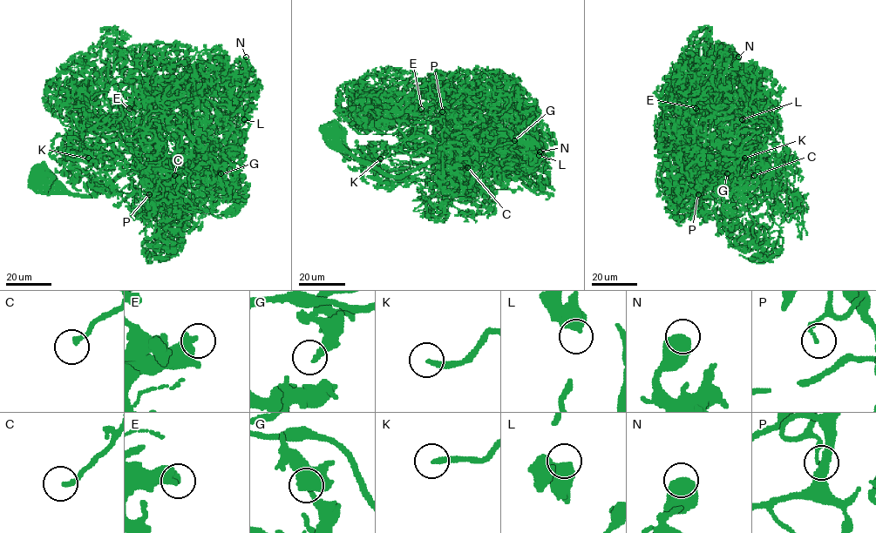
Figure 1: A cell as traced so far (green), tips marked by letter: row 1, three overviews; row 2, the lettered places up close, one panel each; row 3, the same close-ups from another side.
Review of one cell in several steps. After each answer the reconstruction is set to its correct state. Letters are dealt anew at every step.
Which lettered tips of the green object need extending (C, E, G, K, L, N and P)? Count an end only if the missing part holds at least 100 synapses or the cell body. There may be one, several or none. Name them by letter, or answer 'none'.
C, K

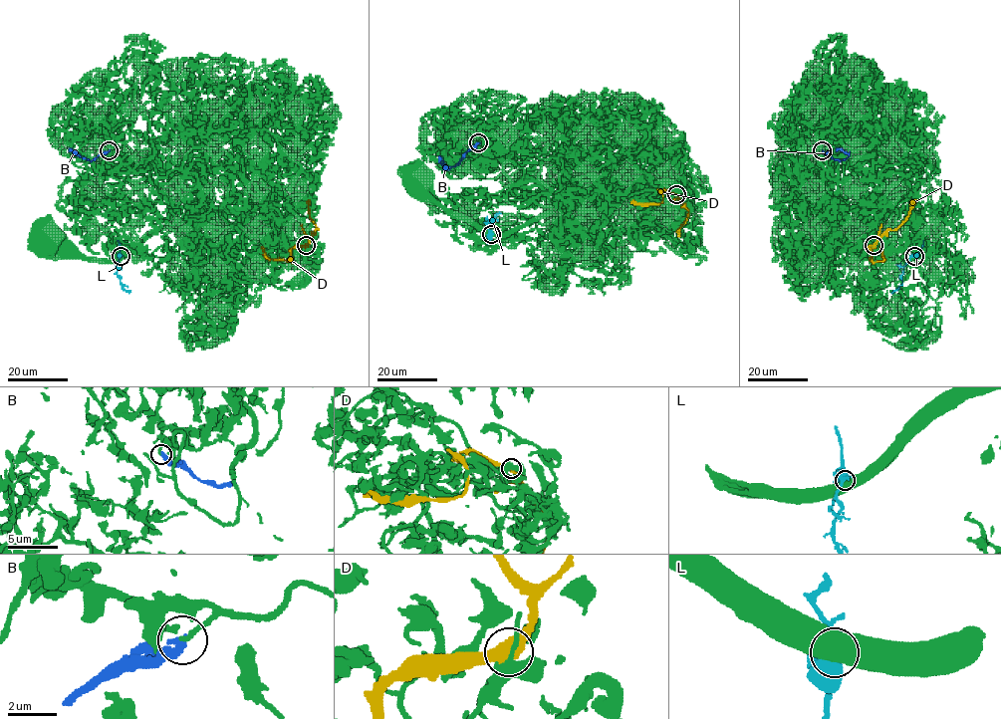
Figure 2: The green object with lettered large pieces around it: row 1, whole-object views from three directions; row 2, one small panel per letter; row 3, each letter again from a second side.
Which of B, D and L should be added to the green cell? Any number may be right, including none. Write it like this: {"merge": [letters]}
{"merge": []}

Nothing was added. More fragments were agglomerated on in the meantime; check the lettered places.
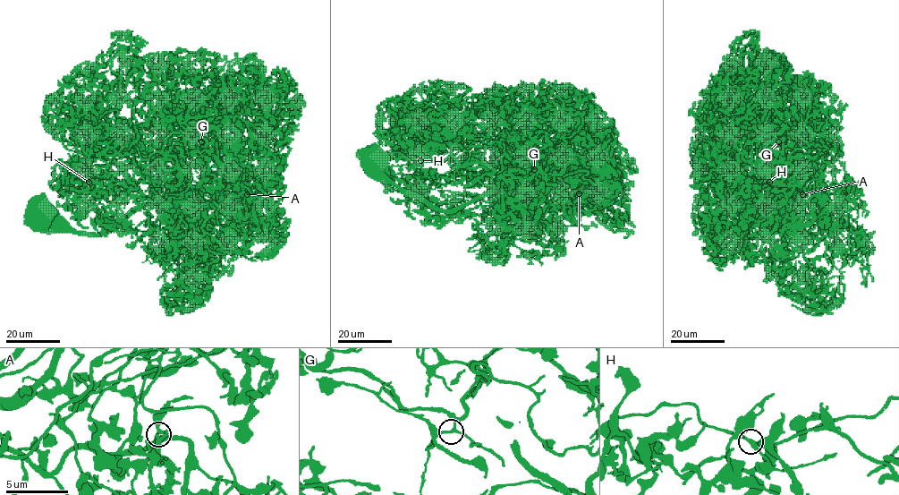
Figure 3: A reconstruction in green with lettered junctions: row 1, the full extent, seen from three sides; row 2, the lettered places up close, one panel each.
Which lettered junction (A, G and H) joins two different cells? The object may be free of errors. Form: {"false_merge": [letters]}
{"false_merge": []}

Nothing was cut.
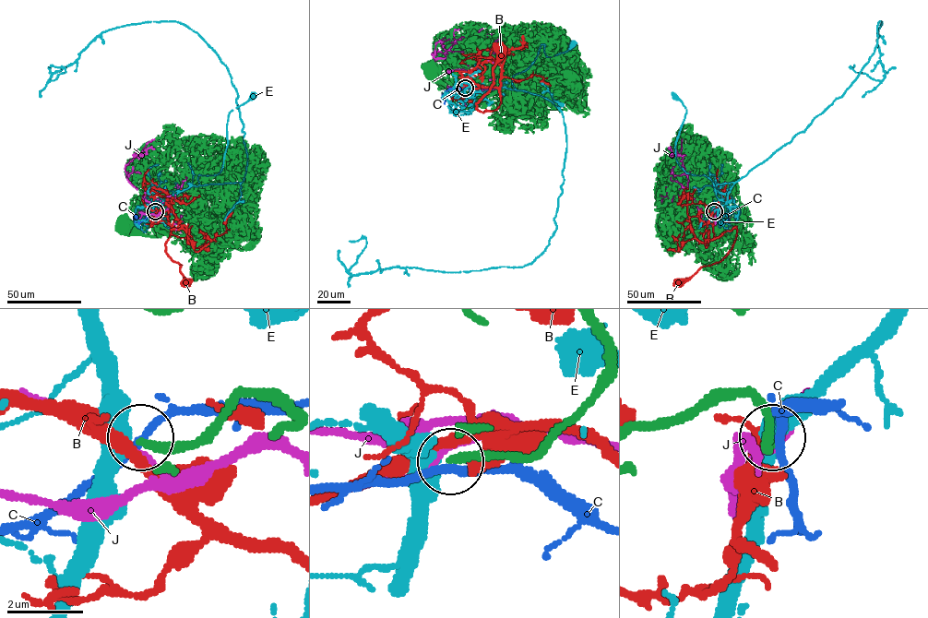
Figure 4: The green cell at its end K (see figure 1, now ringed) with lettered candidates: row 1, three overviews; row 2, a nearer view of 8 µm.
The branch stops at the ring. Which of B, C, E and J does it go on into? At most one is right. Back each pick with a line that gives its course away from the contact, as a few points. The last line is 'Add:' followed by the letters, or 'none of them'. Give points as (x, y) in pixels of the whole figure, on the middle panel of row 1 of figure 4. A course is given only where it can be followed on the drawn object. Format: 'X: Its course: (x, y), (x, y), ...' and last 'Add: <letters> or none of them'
Add: none of them

